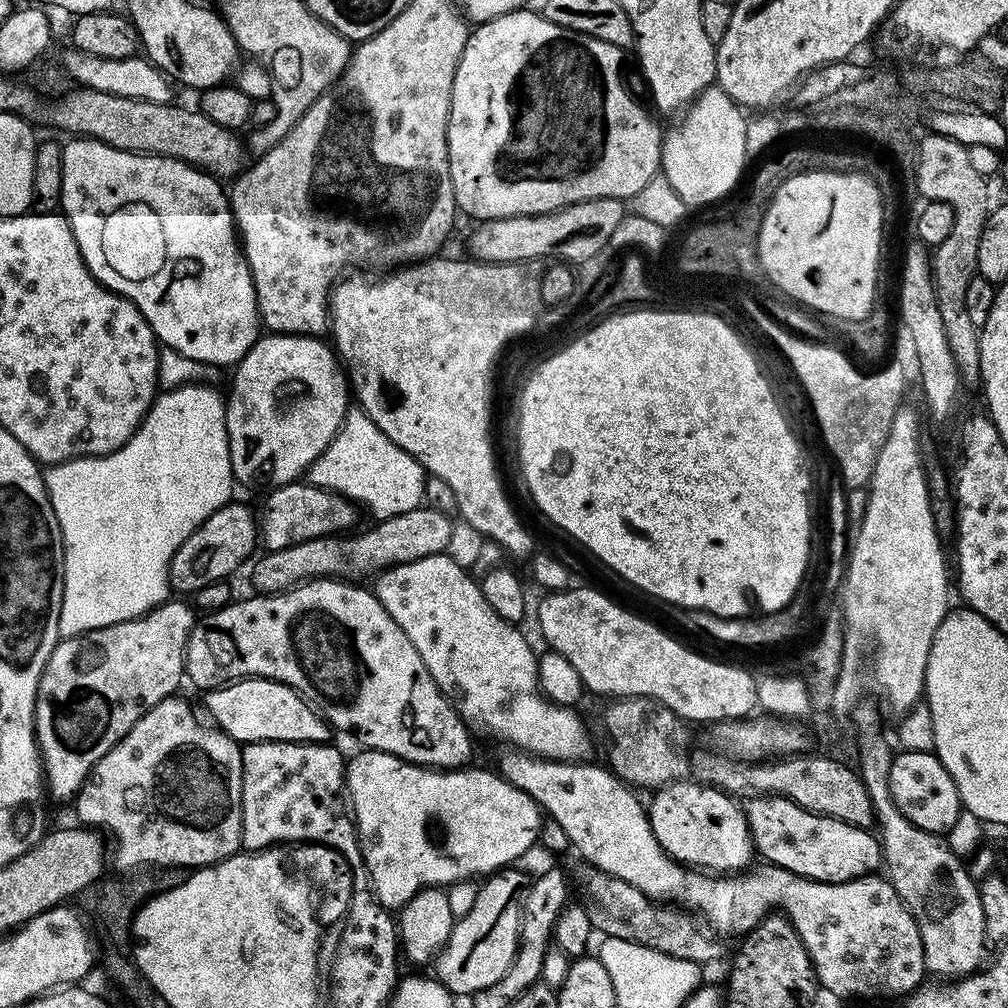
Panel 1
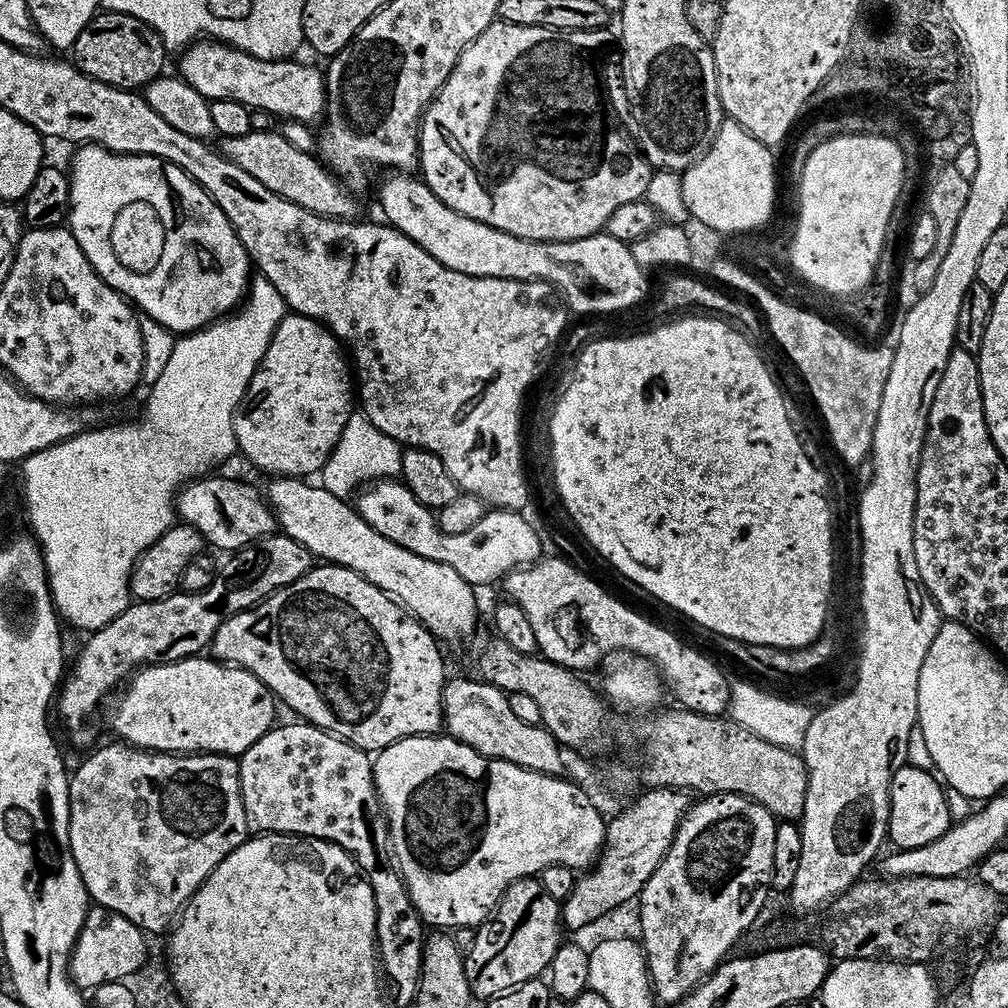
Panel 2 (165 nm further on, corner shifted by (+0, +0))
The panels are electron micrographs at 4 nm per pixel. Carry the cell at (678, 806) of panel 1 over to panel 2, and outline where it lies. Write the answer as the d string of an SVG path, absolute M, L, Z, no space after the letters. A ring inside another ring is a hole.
M729 792L708 794L697 800L700 801L697 804L695 801L684 813L666 858L662 858L658 870L650 874L638 897L638 940L648 962L648 975L655 999L667 1006L673 1006L683 999L724 963L732 952L731 948L743 938L744 931L746 936L749 929L757 923L755 920L759 918L760 911L768 900L772 883L774 834L778 821L770 814L770 810L745 796Z

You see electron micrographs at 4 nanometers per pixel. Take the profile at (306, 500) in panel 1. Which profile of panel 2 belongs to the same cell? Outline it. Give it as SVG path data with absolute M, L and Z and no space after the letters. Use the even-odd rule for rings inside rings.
M228 476L197 478L181 487L174 505L179 519L194 526L209 545L221 548L227 554L235 554L253 540L261 540L277 531L276 516L260 492L252 484L231 480Z

